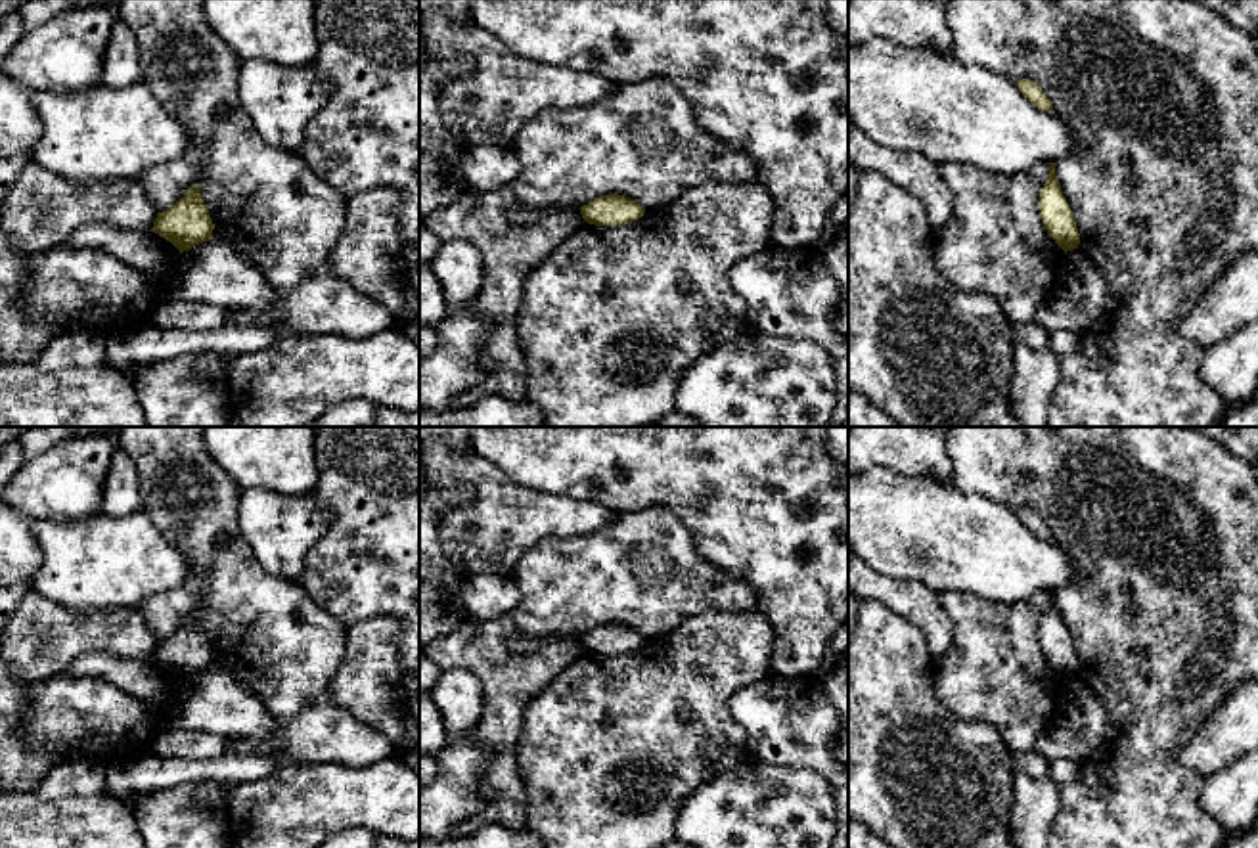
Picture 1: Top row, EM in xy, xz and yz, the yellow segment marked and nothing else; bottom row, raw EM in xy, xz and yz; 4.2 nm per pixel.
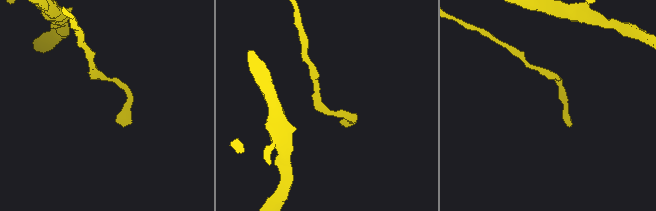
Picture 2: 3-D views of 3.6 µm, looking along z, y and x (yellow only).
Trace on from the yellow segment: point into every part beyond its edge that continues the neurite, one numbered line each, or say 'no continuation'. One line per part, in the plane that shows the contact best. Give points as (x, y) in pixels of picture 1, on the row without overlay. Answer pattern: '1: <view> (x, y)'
no continuation

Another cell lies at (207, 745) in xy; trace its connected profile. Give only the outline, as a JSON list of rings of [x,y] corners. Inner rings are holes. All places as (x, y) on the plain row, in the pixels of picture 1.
[[[161,729],[151,752],[163,758],[211,760],[226,754],[230,741],[211,731]]]

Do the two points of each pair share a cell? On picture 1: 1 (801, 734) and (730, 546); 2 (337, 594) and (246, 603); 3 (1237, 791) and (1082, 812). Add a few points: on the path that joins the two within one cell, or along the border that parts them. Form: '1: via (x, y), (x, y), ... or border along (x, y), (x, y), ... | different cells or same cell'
1: border along (772, 670), (780, 674), (812, 674) | different cells
2: border along (297, 580), (343, 626) | different cells
3: border along (1203, 778), (1201, 806), (1222, 827) | different cells

